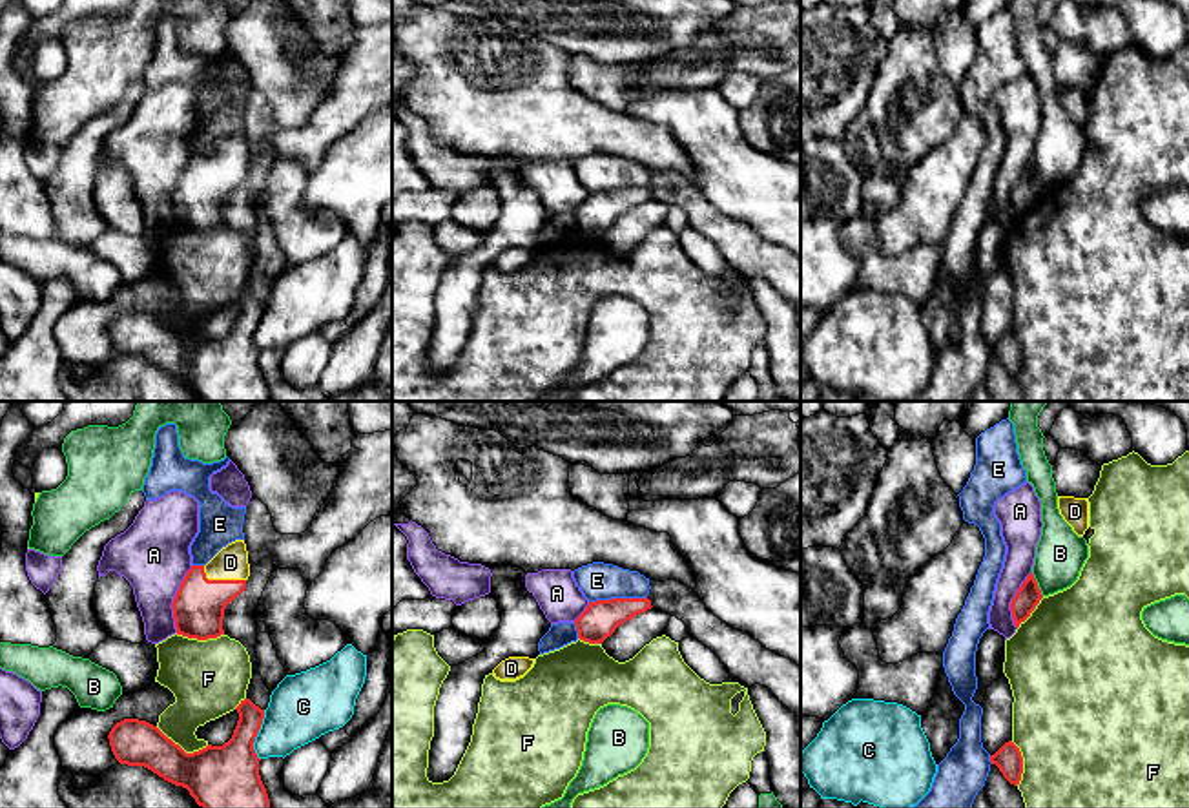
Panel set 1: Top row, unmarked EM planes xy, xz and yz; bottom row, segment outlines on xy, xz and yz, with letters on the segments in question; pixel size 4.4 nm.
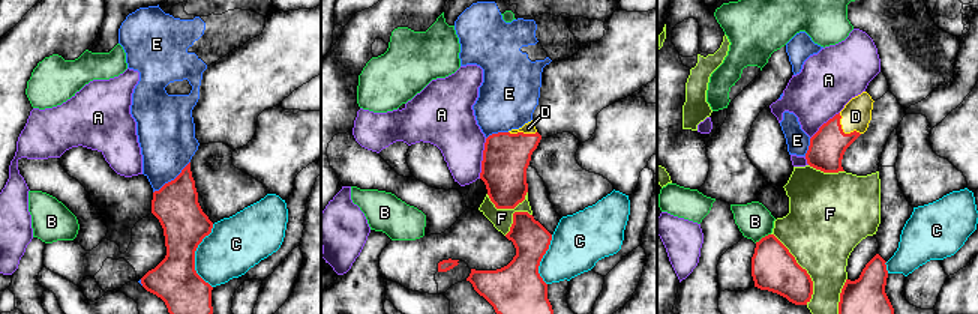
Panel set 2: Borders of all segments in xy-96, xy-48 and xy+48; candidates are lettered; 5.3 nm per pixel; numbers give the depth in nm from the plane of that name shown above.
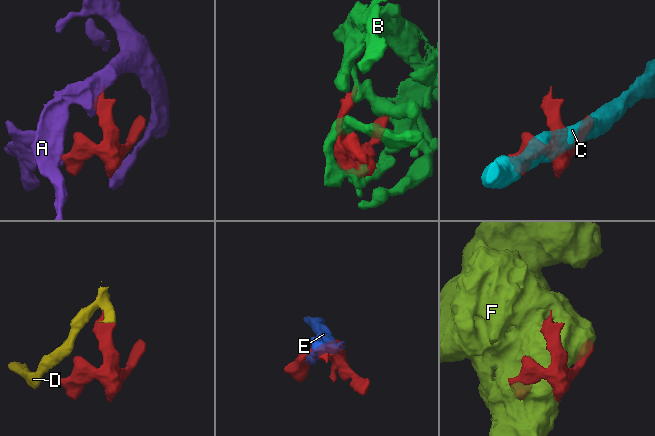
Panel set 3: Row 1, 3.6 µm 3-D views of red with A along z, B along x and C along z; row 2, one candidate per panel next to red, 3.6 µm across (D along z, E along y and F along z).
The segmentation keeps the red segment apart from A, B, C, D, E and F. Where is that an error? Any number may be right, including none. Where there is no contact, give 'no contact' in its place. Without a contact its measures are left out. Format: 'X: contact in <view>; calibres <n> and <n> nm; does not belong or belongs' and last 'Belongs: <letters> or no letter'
A: contact in xy; calibres 220 and 320 nm; does not belong
B: contact in yz; calibres 110 and 220 nm; does not belong
C: contact in xy; calibres 280 and 300 nm; does not belong
D: contact in xy; calibres 220 and 150 nm; belongs
E: contact in xz; calibres 160 and 170 nm; does not belong
F: contact in xy; calibres 280 and 240 nm; does not belong
Belongs: D

